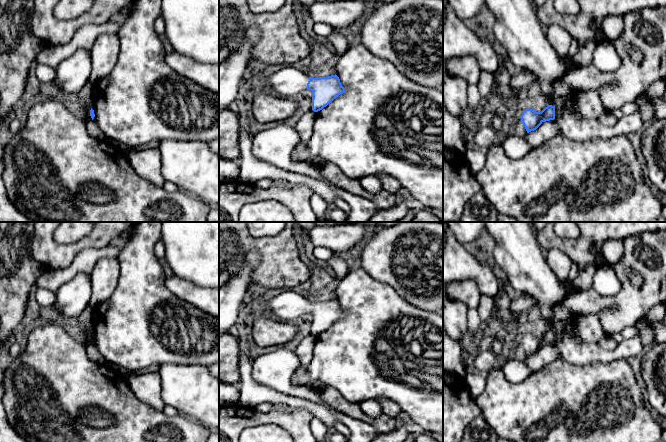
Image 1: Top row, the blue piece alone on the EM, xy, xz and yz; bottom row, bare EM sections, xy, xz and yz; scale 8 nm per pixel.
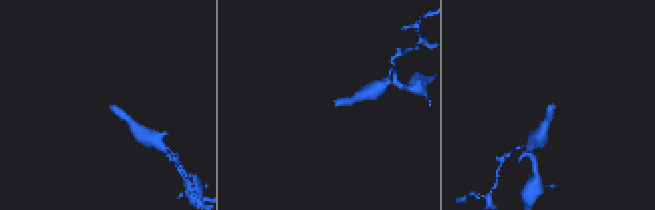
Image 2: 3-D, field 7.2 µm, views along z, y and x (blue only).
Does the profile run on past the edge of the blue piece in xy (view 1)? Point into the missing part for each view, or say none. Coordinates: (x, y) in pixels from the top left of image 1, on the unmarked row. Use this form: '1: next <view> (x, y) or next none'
1: next none

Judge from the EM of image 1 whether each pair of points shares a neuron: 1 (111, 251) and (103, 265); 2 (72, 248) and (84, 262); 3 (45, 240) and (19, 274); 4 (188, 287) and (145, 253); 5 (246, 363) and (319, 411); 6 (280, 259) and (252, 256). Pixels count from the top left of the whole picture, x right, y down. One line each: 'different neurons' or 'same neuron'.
1: different neurons
2: different neurons
3: different neurons
4: different neurons
5: same neuron
6: different neurons

